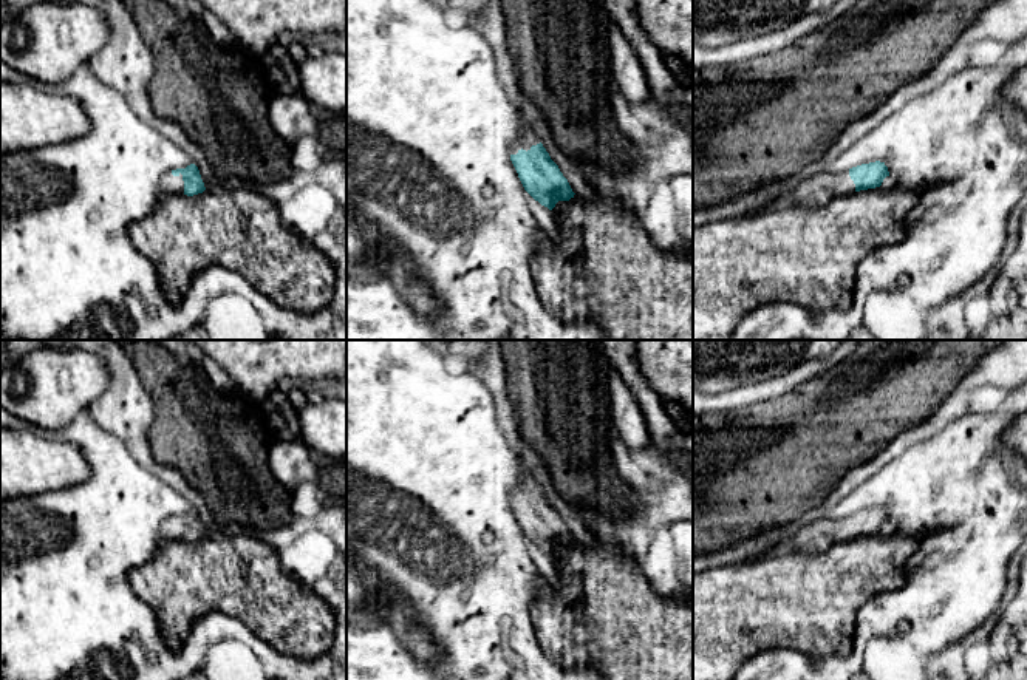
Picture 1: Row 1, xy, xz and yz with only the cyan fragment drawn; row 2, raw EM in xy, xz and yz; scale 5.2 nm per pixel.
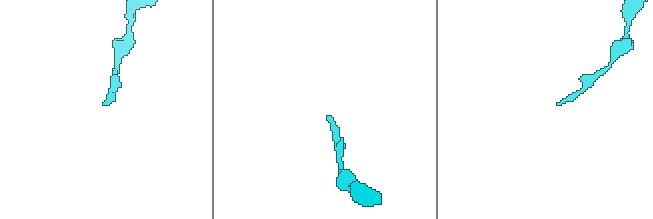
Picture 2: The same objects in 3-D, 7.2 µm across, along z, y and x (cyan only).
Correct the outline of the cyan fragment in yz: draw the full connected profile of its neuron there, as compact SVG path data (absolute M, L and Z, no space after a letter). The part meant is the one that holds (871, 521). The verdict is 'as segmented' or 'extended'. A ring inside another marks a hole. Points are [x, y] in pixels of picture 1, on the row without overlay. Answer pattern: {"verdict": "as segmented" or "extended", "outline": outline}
{"verdict": "extended", "outline": "M880 507L862 510L844 518L821 518L780 539L767 555L826 552L838 542L880 533L886 522L889 522L888 513Z"}

